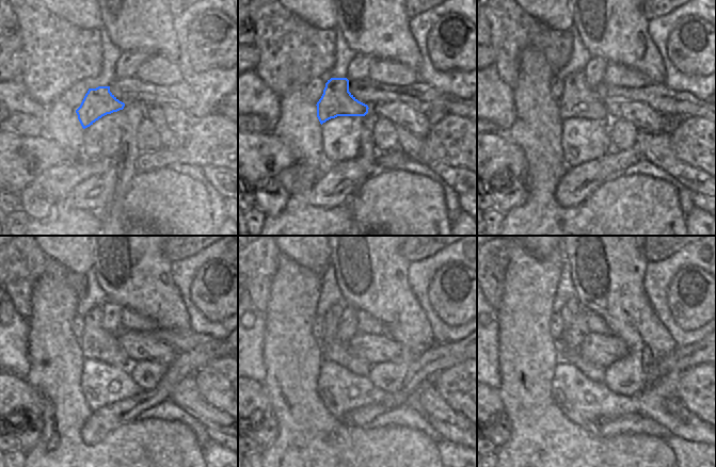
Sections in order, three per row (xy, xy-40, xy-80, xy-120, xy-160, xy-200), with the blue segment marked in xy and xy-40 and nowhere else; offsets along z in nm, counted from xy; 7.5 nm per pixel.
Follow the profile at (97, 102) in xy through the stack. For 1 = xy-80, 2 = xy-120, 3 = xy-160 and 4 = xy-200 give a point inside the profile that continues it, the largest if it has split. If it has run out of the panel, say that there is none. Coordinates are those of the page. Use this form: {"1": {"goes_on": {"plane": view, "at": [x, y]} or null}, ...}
{"1": {"goes_on": {"plane": "xy-80", "at": [578, 100]}}, "2": {"goes_on": {"plane": "xy-120", "at": [96, 343]}}, "3": {"goes_on": {"plane": "xy-160", "at": [333, 349]}}, "4": {"goes_on": {"plane": "xy-200", "at": [572, 308]}}}

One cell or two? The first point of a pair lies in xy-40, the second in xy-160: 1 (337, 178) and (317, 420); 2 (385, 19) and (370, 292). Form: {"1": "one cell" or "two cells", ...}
{"1": "two cells", "2": "one cell"}

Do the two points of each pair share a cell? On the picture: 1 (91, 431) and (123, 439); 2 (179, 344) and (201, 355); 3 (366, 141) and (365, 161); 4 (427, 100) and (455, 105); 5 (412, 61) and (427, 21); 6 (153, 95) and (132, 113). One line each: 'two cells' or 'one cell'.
1: two cells
2: two cells
3: one cell
4: one cell
5: two cells
6: two cells

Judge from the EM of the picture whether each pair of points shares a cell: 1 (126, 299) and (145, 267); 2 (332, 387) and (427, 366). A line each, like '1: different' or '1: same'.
1: same
2: different

